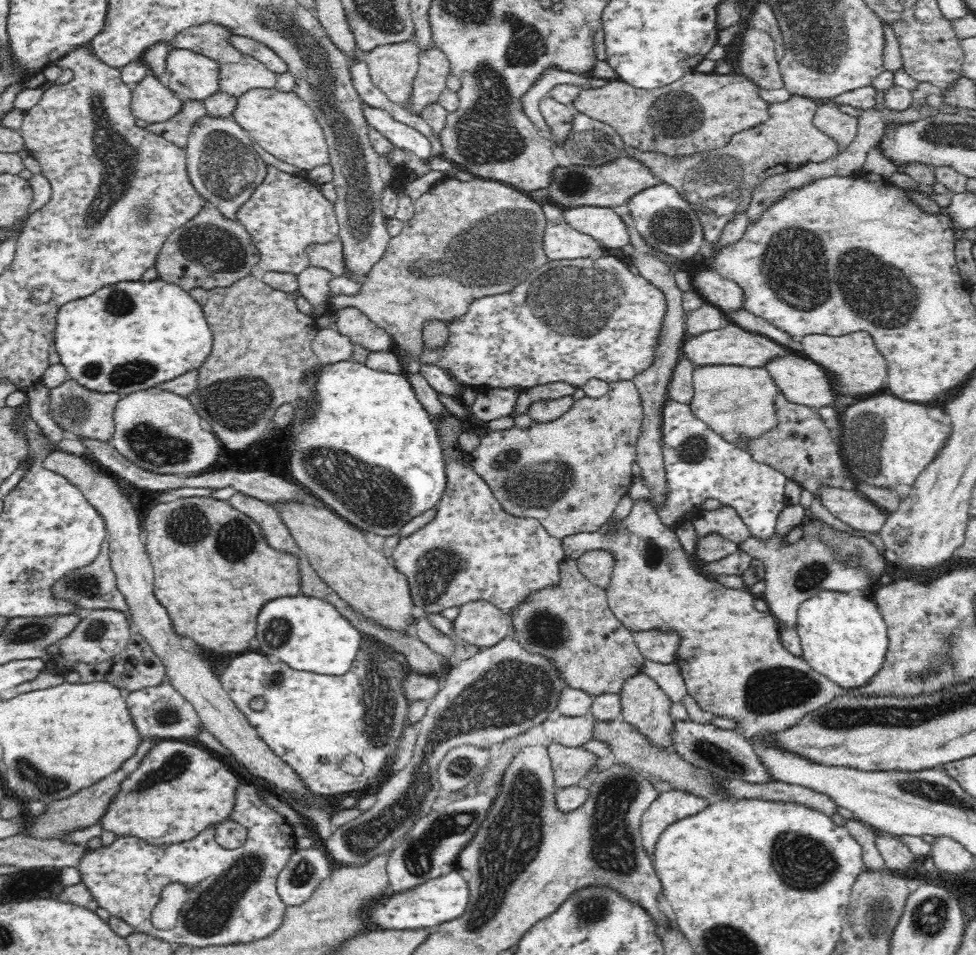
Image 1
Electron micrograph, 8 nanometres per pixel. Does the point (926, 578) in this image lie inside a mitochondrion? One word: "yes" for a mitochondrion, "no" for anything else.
no

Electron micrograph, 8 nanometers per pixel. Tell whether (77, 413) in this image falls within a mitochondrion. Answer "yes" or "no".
yes

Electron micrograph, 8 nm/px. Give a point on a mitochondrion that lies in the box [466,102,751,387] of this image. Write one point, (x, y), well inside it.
(578, 303)

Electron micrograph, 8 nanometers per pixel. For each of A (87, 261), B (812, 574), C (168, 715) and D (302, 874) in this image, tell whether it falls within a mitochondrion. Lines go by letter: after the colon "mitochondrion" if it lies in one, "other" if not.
A: mitochondrion
B: mitochondrion
C: mitochondrion
D: mitochondrion

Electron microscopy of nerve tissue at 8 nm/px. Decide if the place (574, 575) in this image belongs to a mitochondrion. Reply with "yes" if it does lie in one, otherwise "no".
no

